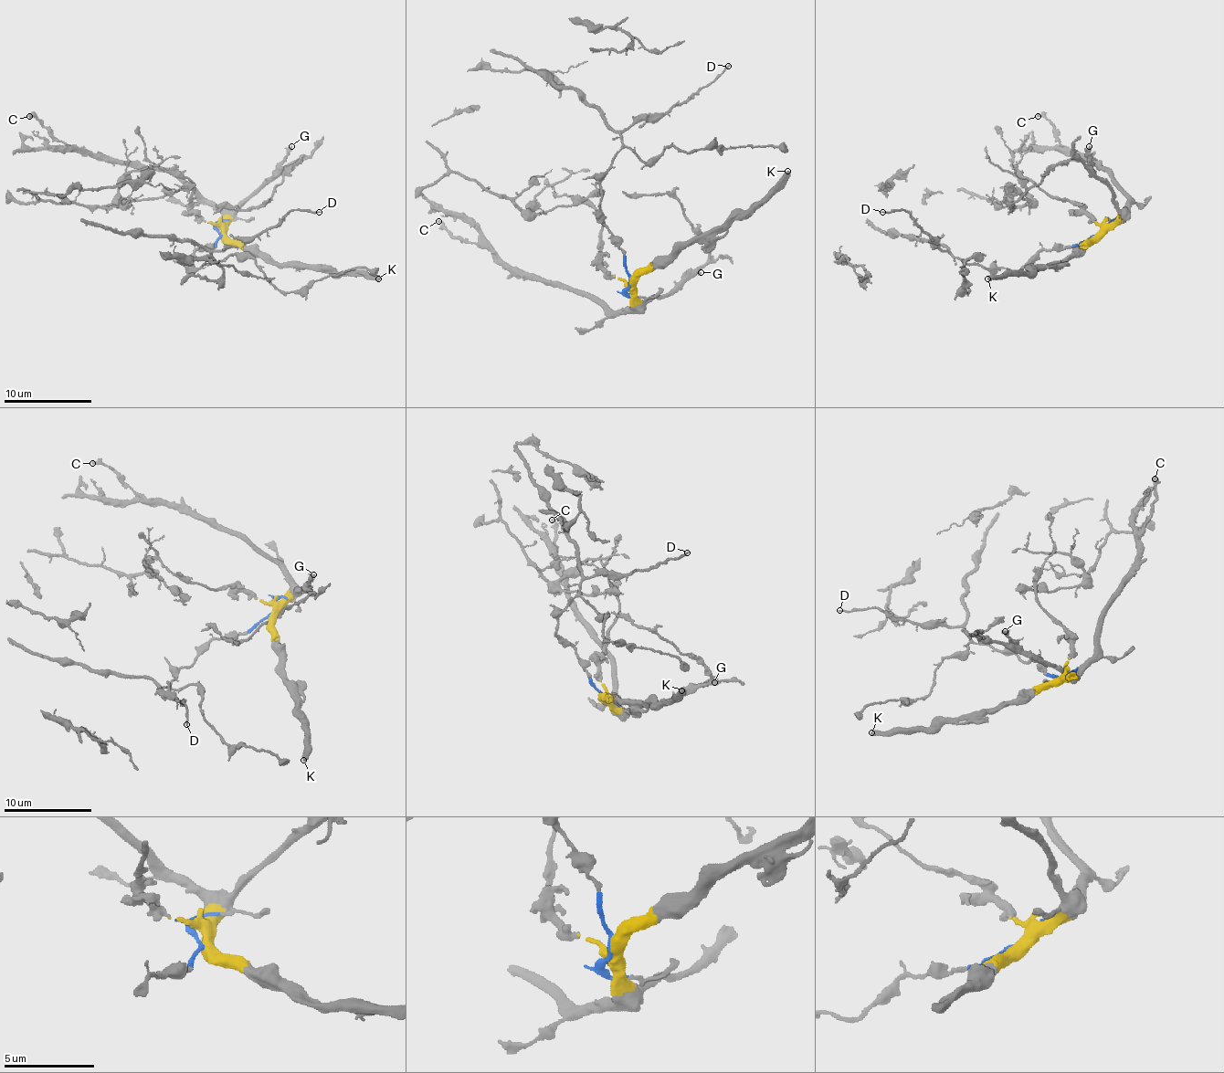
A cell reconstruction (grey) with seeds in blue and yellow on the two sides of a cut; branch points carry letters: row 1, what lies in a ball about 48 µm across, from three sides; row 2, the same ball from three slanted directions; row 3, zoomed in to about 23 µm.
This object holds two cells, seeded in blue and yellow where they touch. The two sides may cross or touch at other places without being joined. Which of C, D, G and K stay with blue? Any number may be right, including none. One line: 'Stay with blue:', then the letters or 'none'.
Stay with blue: D

